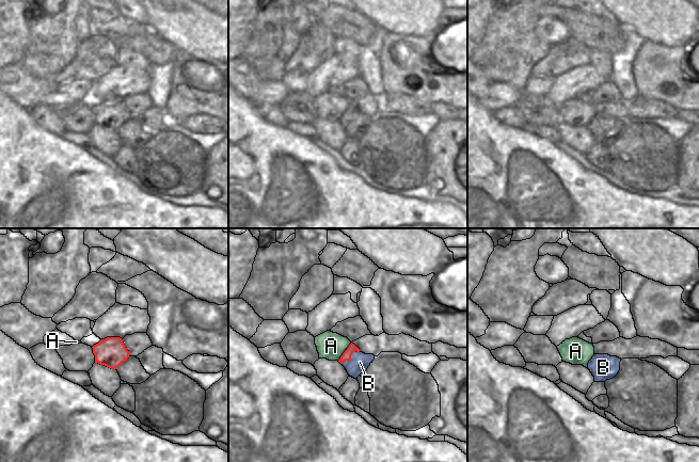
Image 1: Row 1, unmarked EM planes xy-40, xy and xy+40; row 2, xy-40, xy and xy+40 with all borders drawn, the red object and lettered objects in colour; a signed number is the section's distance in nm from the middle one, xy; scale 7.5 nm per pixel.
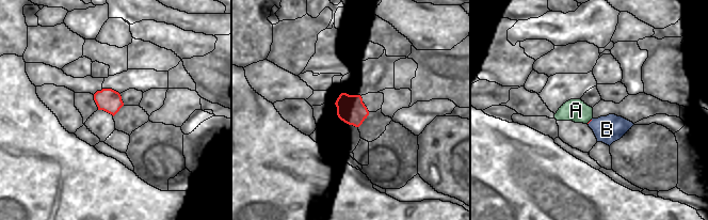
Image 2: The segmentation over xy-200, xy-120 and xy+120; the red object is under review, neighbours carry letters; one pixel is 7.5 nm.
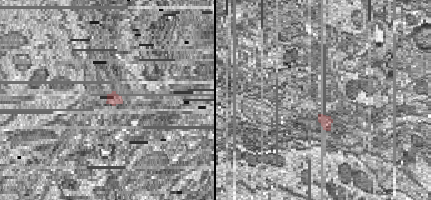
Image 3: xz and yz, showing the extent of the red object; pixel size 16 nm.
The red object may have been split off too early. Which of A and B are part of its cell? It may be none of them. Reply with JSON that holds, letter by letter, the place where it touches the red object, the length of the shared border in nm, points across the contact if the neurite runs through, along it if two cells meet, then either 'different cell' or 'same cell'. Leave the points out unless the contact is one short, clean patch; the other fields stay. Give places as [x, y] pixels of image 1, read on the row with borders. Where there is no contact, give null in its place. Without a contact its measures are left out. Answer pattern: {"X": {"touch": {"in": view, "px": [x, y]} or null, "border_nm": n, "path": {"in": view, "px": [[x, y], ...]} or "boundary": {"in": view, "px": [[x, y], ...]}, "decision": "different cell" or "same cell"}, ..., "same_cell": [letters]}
{"A": {"touch": {"in": "xy", "px": [345, 351]}, "border_nm": 170, "path": {"in": "xy", "px": [[347, 354], [345, 351], [331, 346]]}, "decision": "same cell"}, "B": {"touch": {"in": "xy", "px": [350, 357]}, "border_nm": 170, "decision": "different cell"}, "same_cell": ["A"]}

